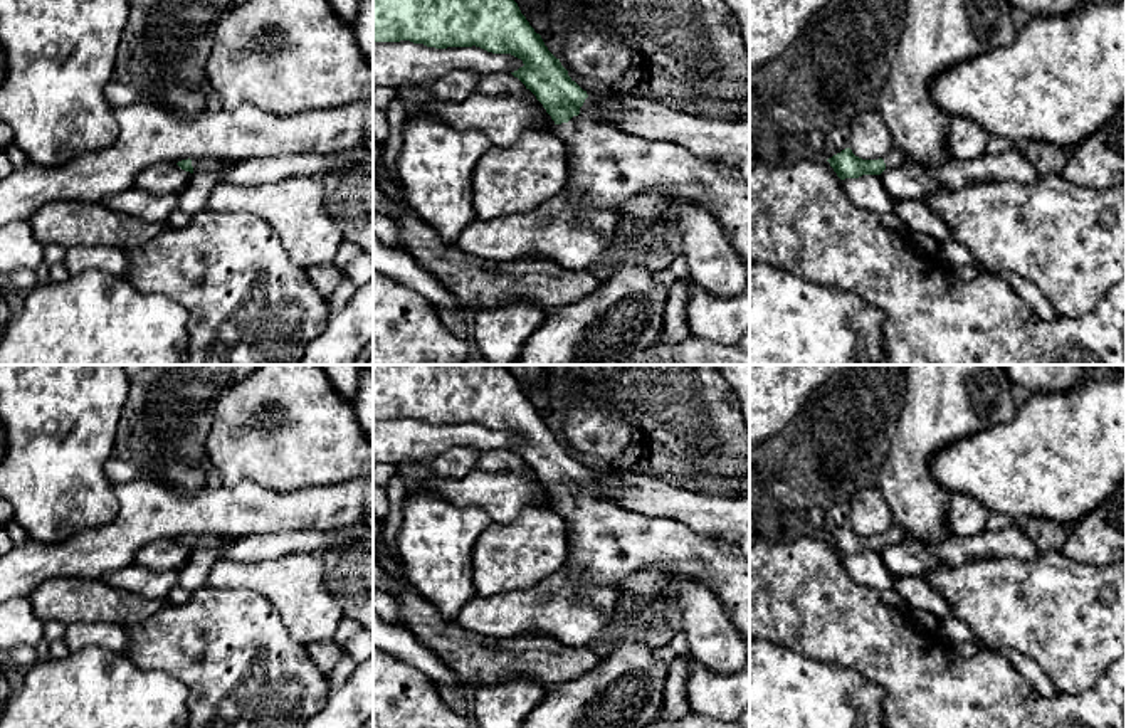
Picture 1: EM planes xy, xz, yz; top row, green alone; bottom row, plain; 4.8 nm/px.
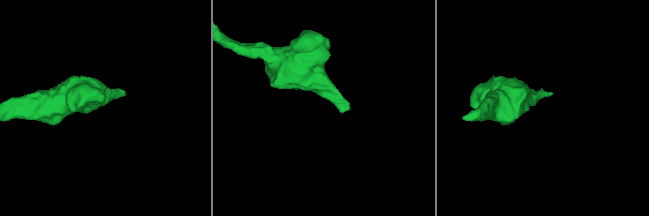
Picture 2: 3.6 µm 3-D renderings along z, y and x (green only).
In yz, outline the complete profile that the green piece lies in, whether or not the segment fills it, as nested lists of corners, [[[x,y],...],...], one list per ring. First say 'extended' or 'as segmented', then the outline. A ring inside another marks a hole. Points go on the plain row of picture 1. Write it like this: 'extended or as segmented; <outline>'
extended; [[[850,525],[842,526],[827,536],[840,557],[859,555],[862,551],[881,551],[886,545],[904,541],[904,533],[899,526],[879,536],[862,536]]]

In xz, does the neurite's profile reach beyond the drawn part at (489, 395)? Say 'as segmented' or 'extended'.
extended

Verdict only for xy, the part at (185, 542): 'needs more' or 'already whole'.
needs more

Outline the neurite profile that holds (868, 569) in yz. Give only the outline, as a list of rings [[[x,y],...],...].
[[[879,551],[842,557],[847,575],[860,585],[884,592],[892,588],[894,575],[886,568]]]

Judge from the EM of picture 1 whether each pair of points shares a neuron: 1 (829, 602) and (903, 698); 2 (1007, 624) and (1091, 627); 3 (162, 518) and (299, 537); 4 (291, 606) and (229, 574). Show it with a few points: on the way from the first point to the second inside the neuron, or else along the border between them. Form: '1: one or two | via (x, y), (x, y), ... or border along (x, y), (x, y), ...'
1: one | via (852, 626), (901, 675)
2: one | via (1027, 624), (1071, 624)
3: two | border along (308, 528), (251, 533), (231, 542)
4: one | via (276, 590), (263, 577), (244, 575)

